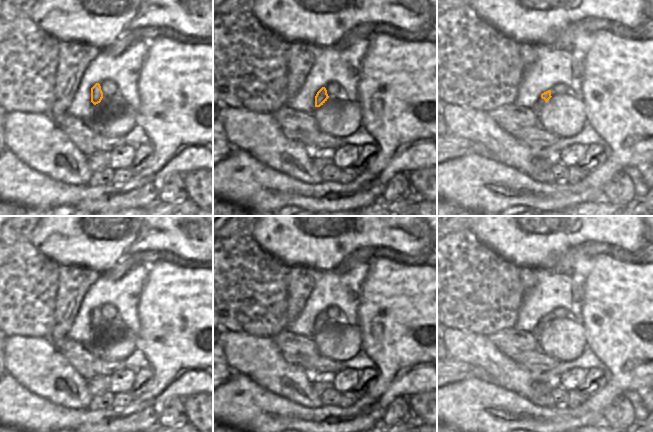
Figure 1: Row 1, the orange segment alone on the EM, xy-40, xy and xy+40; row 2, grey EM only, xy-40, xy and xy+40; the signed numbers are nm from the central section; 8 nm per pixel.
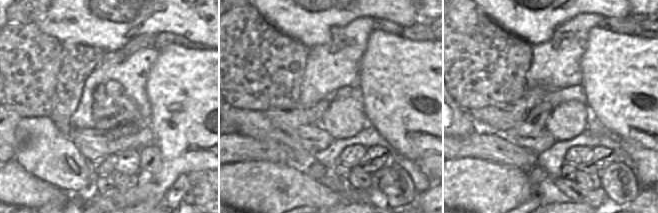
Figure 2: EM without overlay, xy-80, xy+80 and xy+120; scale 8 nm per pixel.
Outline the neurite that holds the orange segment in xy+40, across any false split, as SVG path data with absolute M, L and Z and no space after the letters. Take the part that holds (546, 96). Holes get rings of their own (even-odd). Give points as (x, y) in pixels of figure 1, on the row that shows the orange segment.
M548 90L541 94L541 97L537 100L533 110L538 113L541 106L544 105L551 98L551 90Z

